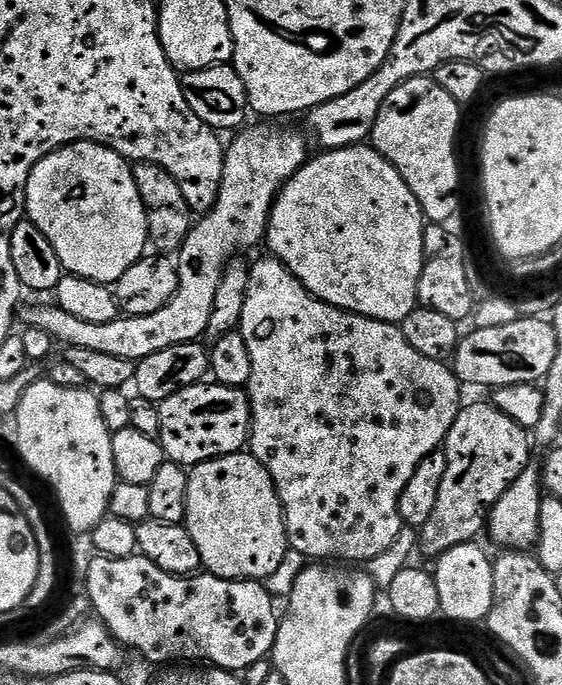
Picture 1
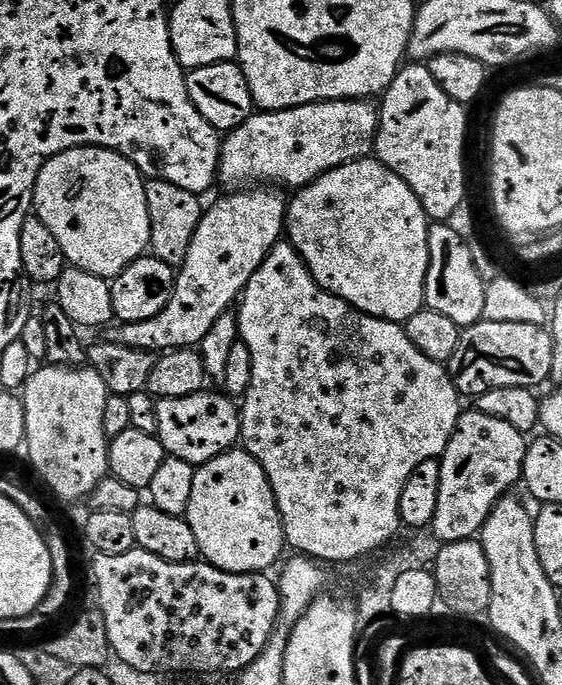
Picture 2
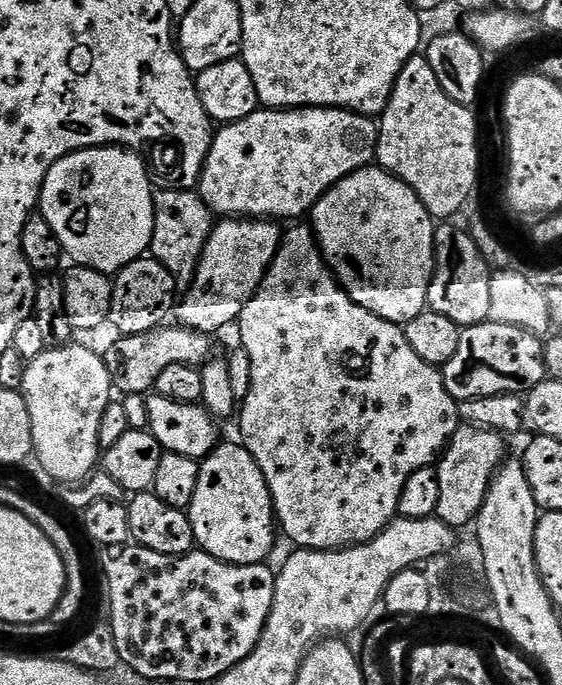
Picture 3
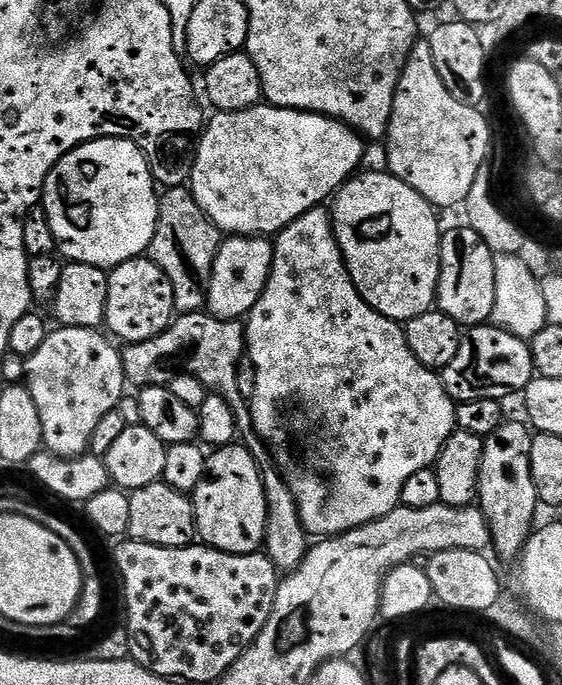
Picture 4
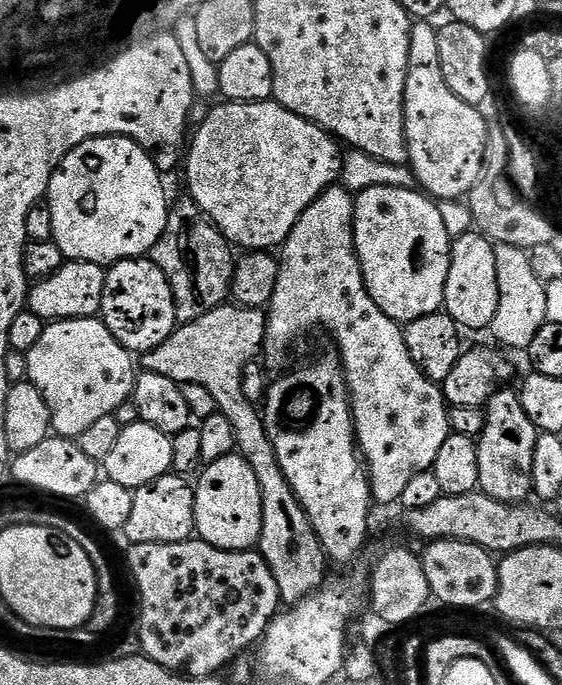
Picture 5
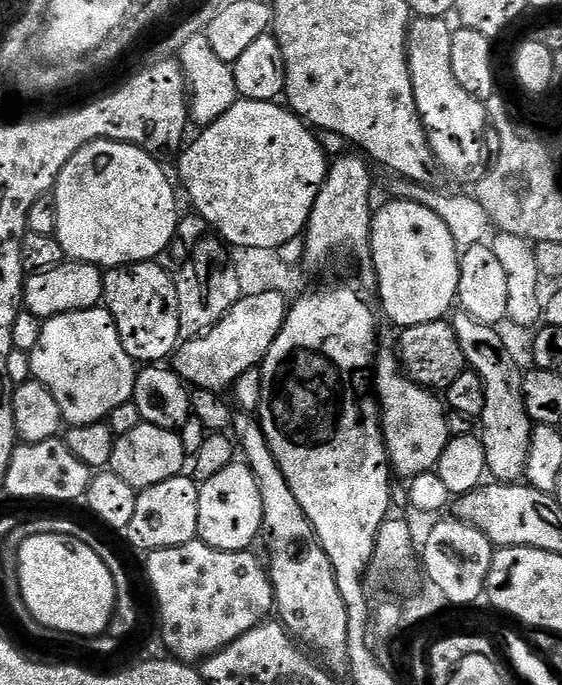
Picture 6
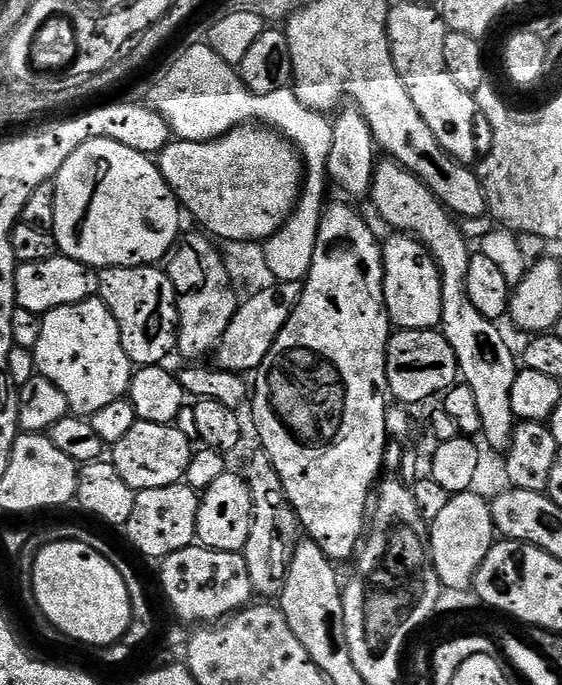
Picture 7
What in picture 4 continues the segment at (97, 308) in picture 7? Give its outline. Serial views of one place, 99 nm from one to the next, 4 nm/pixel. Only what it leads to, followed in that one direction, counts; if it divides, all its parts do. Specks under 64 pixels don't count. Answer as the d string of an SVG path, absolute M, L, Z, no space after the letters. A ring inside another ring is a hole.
M60 326L49 331L46 342L25 359L26 386L42 417L44 448L53 456L75 460L85 455L98 422L119 409L120 400L126 395L126 381L121 349L115 346L103 331Z

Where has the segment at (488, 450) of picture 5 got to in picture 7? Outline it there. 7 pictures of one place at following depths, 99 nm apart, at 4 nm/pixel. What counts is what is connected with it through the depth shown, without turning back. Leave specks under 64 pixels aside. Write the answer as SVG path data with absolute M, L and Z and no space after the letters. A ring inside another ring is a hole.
M391 158L381 159L377 163L376 173L372 176L371 200L373 206L376 207L377 214L392 227L392 230L419 240L420 245L434 258L442 282L440 328L454 350L463 383L468 384L470 390L474 390L474 399L478 401L478 415L482 418L480 431L483 443L485 445L488 443L494 451L500 452L499 454L507 453L512 441L512 431L516 429L518 423L514 410L510 406L510 390L514 390L518 358L502 342L495 323L486 319L482 314L478 314L478 310L474 310L474 302L470 302L470 294L466 294L466 273L470 270L470 258L474 252L473 249L468 249L468 240L464 237L463 230L456 225L457 217L445 208L444 203L414 173L407 172L403 166Z

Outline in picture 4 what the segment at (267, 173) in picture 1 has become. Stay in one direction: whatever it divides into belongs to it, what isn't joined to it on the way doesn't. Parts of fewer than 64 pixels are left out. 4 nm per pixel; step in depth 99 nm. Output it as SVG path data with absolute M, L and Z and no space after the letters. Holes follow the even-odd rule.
M234 236L221 239L220 249L214 258L212 277L208 283L207 311L220 320L240 320L247 317L248 312L262 298L262 290L266 290L266 282L272 269L271 239L263 236Z

